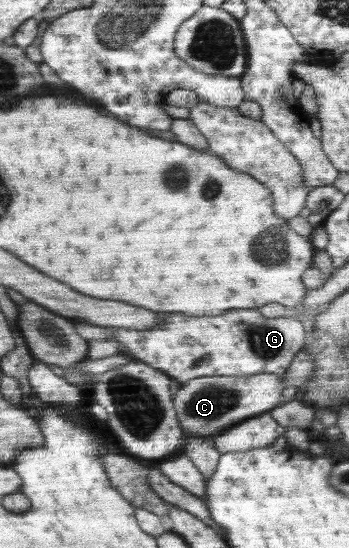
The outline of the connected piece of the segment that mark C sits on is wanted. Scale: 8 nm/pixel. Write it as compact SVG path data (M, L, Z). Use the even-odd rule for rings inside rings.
M274 373L196 377L181 384L173 399L173 407L176 418L187 435L213 438L244 419L273 410L284 402L282 393L285 388L282 377Z

